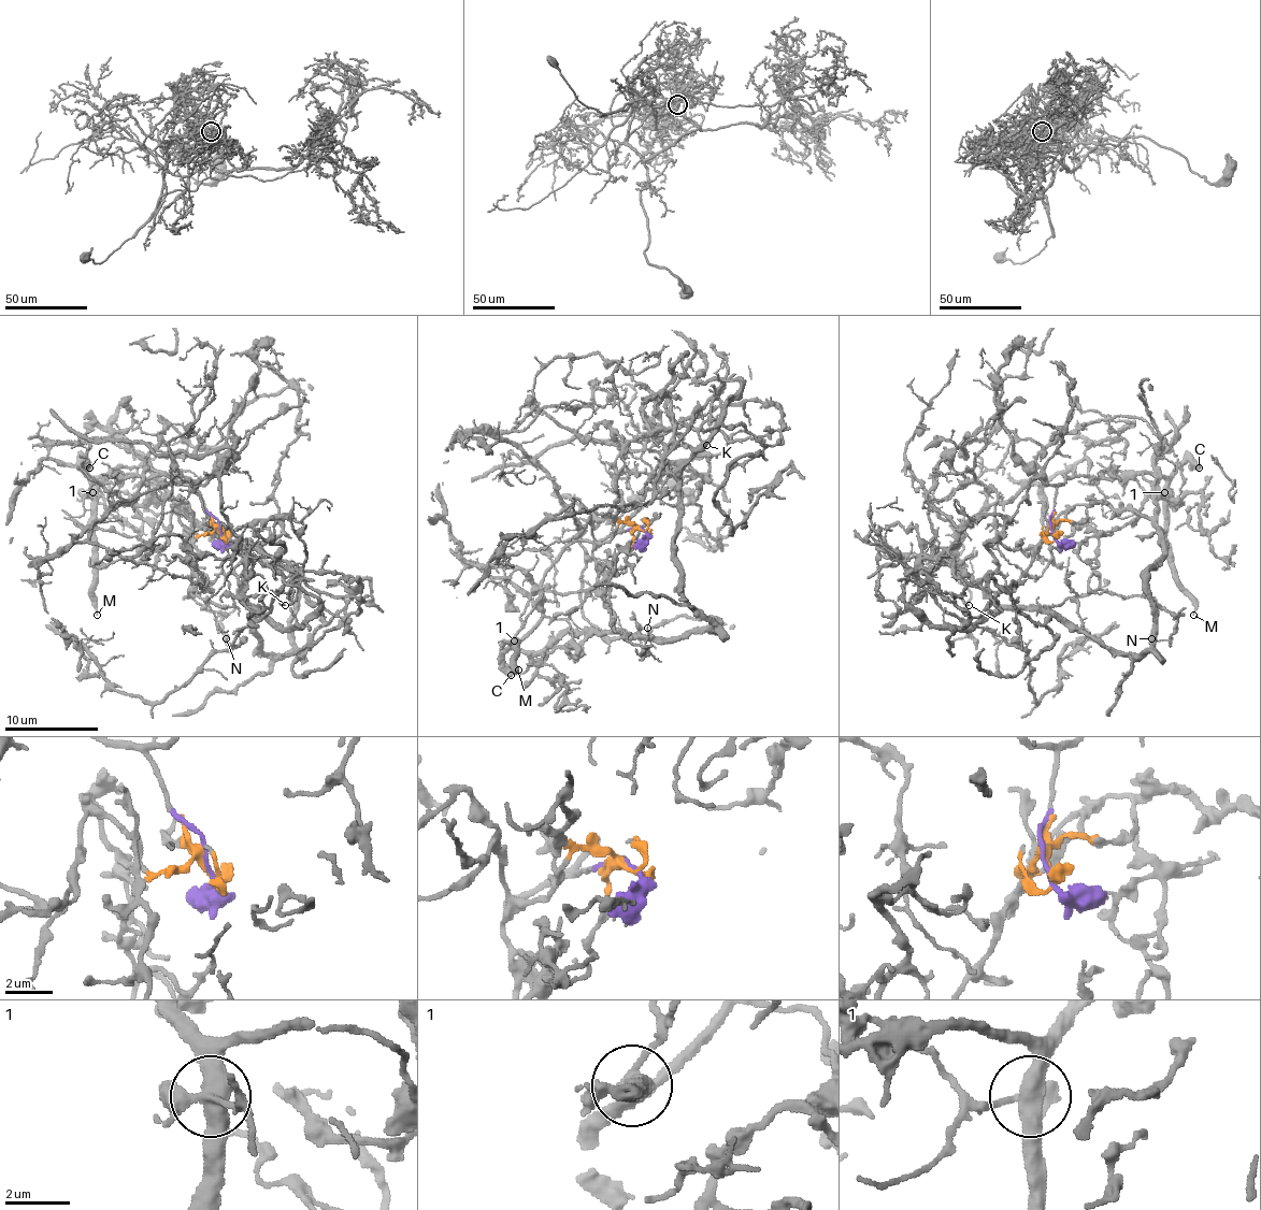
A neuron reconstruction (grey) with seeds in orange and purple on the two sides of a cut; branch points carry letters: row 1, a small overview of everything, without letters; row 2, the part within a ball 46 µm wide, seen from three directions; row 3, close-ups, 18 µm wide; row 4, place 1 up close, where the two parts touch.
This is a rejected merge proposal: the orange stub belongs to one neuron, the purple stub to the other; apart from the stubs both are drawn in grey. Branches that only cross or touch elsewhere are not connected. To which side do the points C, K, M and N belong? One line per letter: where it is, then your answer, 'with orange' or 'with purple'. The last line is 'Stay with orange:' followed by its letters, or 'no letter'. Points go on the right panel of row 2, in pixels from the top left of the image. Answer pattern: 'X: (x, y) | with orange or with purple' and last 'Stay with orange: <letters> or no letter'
C: (1199, 467) | with purple
K: (969, 605) | with orange
M: (1193, 615) | with purple
N: (1151, 638) | with orange
Stay with orange: K, N

